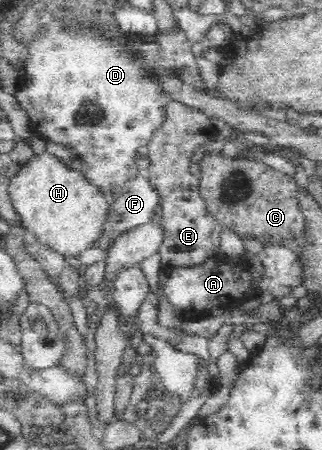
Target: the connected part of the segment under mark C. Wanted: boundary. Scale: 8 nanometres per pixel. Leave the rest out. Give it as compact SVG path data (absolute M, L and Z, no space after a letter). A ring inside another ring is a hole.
M220 153L205 154L198 168L201 196L209 208L209 214L219 220L223 231L233 231L243 239L254 238L264 245L283 239L299 241L306 224L293 177L255 159L229 158ZM239 177L243 177L245 185L249 187L249 195L245 199L239 199Z

